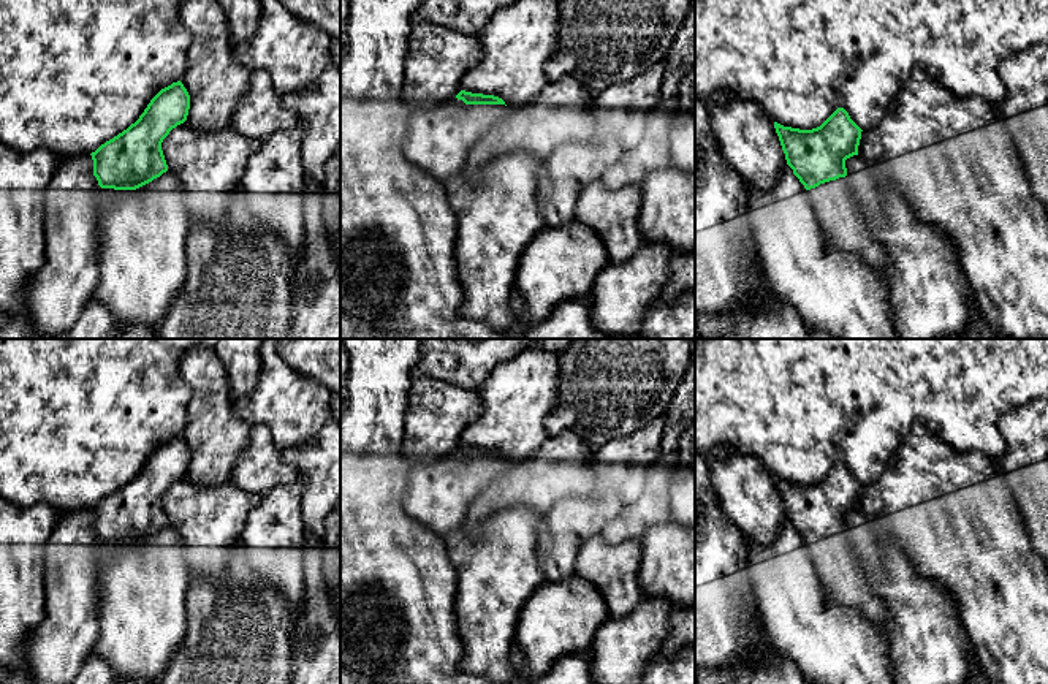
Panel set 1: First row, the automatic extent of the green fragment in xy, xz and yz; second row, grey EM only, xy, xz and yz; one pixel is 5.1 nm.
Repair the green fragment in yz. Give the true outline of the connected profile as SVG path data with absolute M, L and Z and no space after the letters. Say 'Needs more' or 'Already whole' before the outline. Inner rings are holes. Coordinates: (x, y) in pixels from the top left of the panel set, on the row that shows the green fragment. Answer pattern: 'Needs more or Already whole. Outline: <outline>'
Needs more. Outline: M837 108L812 130L784 127L777 122L774 128L787 165L807 190L830 244L858 253L875 271L885 269L885 249L871 236L845 179L845 160L858 155L863 130L844 108Z

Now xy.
Needs more. Outline: M180 81L161 89L139 119L92 152L103 203L120 190L136 190L168 171L163 139L187 120L190 95Z

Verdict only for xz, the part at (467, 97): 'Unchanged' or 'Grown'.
Grown

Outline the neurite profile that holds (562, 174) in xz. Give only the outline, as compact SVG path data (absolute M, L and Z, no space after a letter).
M568 142L546 157L538 169L537 201L546 228L573 220L581 190L617 162L622 149L613 142Z

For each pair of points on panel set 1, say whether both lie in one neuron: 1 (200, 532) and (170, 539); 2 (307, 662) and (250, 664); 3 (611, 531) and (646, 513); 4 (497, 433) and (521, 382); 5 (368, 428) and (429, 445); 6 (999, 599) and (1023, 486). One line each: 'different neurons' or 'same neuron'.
1: different neurons
2: different neurons
3: same neuron
4: same neuron
5: different neurons
6: different neurons

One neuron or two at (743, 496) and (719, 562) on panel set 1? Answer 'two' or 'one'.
two

